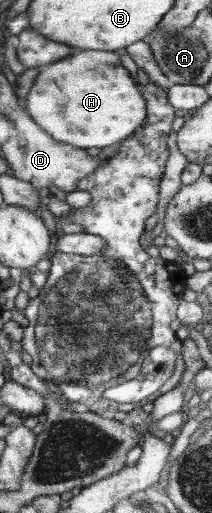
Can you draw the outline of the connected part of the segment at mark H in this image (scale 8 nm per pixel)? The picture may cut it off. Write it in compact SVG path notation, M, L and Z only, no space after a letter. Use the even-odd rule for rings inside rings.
M79 50L73 54L75 56L55 62L39 72L25 98L27 113L38 125L43 124L43 128L47 128L47 132L51 132L55 140L63 140L65 144L73 144L75 148L105 148L124 141L145 122L146 98L137 90L131 74L121 66L115 51Z

